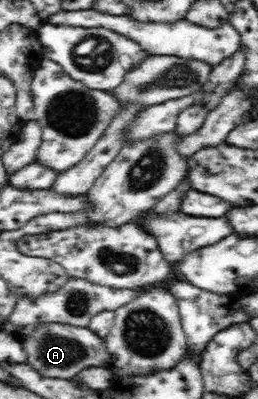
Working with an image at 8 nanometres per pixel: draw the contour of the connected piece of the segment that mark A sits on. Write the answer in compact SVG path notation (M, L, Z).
M51 323L50 325L36 326L29 336L22 340L22 347L27 355L27 362L40 374L50 378L65 379L75 377L79 371L88 367L109 367L112 355L106 349L105 340L93 332L89 327L76 327L65 323Z

